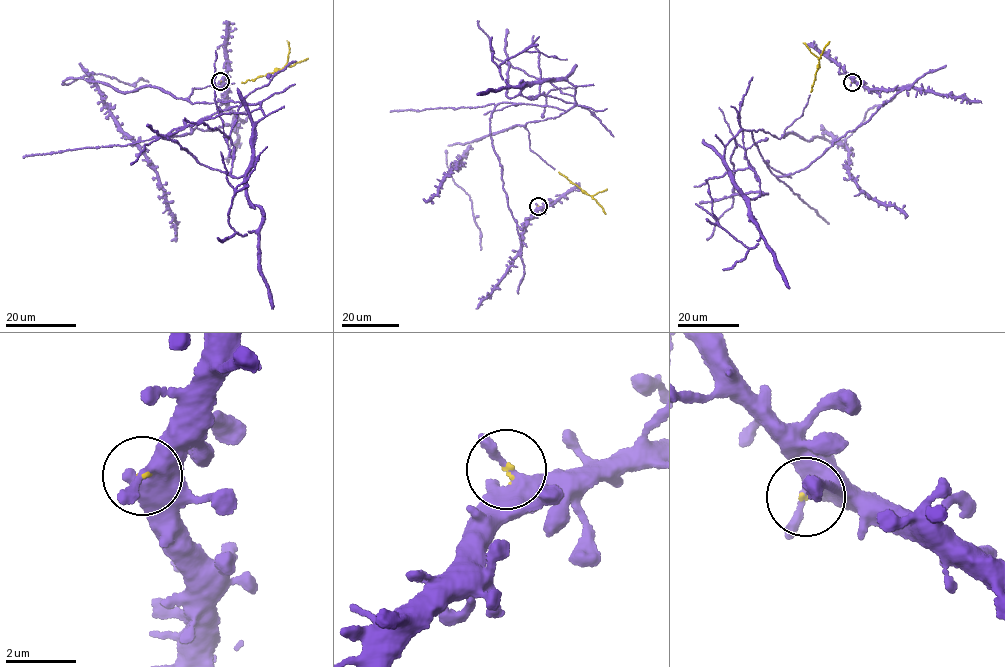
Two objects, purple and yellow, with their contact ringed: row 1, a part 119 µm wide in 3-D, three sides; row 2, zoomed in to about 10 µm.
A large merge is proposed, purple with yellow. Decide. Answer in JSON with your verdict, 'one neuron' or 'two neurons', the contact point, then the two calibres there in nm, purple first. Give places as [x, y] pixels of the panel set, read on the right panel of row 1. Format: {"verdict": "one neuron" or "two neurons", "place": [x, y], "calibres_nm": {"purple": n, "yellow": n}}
{"verdict": "one neuron", "place": [852, 82], "calibres_nm": {"purple": 380, "yellow": 80}}

